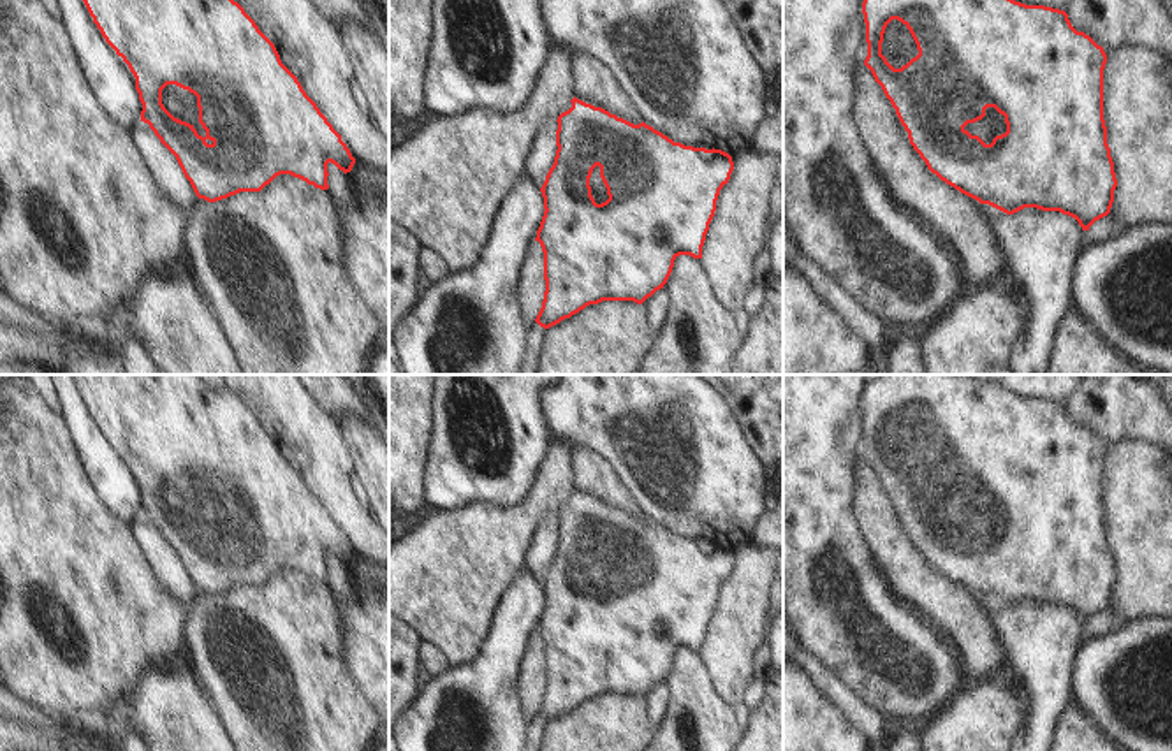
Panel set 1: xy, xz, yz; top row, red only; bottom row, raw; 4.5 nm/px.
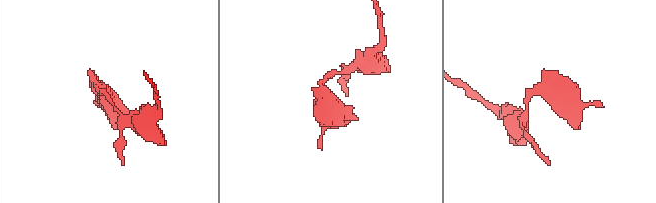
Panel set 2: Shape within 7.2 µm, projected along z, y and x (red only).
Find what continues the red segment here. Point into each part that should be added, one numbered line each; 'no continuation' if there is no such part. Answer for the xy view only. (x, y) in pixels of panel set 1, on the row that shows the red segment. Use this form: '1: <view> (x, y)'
1: xy (182, 104)

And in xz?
1: xz (599, 190)

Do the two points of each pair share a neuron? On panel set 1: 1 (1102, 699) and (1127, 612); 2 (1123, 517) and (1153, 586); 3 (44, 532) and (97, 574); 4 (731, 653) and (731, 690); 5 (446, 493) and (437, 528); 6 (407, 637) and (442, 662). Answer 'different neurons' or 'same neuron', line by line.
1: different neurons
2: same neuron
3: same neuron
4: same neuron
5: different neurons
6: different neurons

